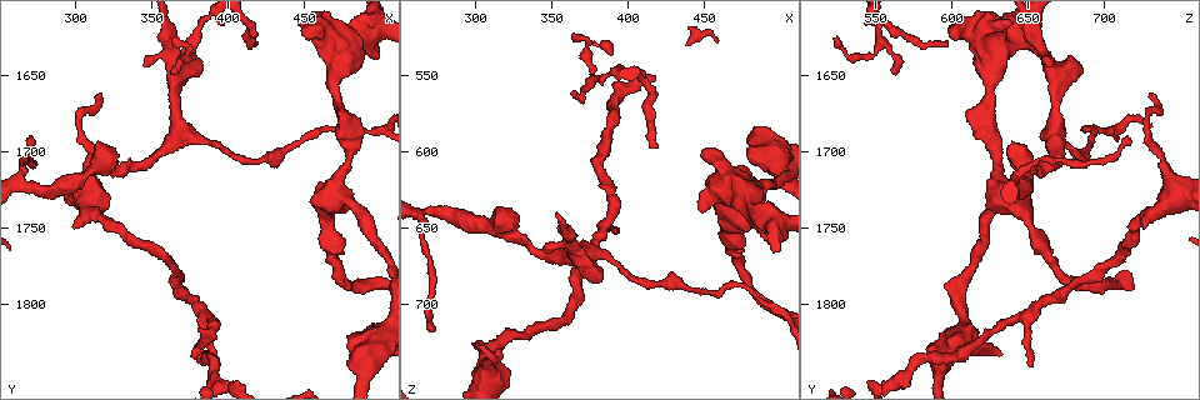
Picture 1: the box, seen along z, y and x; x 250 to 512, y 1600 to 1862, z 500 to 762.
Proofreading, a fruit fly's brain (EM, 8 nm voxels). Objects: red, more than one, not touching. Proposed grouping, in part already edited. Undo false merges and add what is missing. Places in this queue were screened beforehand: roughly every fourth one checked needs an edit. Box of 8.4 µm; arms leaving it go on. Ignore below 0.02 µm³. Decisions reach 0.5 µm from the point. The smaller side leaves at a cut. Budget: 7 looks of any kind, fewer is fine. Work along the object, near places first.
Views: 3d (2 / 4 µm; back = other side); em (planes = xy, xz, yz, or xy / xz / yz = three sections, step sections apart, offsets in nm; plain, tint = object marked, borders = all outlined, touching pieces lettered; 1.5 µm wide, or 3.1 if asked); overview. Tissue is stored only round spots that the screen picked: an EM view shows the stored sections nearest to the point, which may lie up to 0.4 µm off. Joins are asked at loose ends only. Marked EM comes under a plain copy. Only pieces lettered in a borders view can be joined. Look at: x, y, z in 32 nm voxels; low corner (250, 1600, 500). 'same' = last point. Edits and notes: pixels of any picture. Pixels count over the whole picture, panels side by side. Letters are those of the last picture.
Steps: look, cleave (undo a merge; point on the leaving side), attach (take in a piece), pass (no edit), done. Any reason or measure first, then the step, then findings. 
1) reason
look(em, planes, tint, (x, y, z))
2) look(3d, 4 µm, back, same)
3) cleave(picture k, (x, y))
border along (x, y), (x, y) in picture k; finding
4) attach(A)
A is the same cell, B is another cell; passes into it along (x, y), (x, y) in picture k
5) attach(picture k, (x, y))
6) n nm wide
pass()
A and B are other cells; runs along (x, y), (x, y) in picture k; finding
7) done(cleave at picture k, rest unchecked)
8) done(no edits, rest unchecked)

thick turns thin
look(3d, 4 µm, (490, 1846, 590))

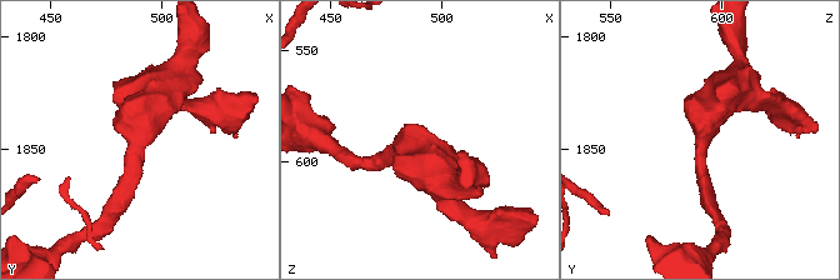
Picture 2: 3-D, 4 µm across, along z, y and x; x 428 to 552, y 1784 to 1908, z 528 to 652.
now the EM
look(em, planes, borders, (489, 1846, 591))

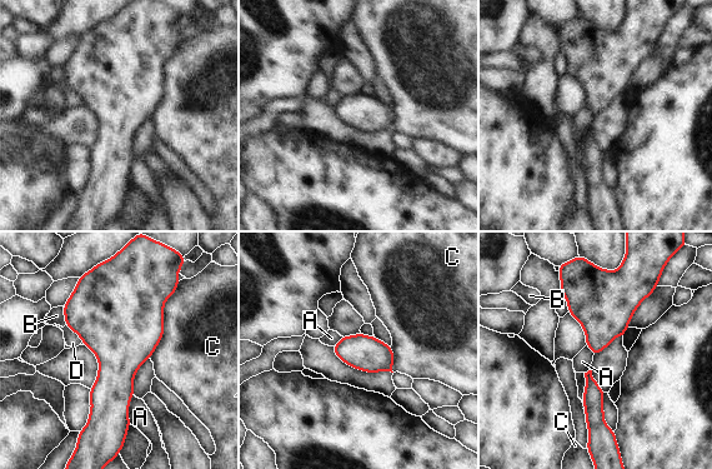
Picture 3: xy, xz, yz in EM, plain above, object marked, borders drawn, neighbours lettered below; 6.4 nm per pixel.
80 nm wide; C touches over 500 nm
pass()
A, B, C and D are other cells; one neuron here

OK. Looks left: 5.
a narrow waist
look(em, xy, step 4, borders, (444, 1696, 690))

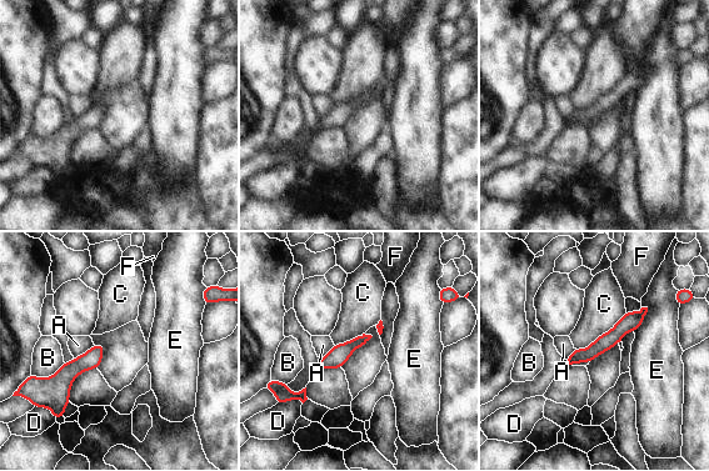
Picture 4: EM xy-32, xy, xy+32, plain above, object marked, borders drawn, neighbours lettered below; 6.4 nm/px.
100 nm wide
pass()
A, B, C, D, E and F are other cells; runs along (643, 311), (592, 352), (568, 362) in picture 4; all the same neuron

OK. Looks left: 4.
an open end
look(em, planes, borders, (344, 1642, 662))

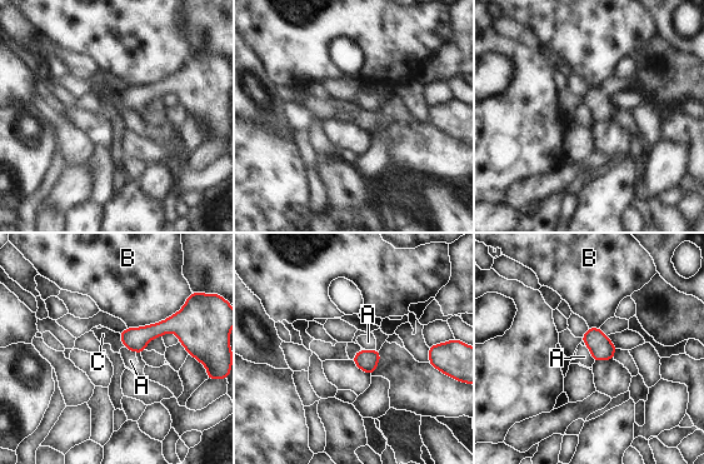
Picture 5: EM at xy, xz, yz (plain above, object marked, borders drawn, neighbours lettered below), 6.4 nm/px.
pass()
A, B and C are other cells; border along (118, 333), (124, 347) in picture 5; no lettered piece goes on from it

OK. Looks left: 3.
done(no edits, rest unchecked)

